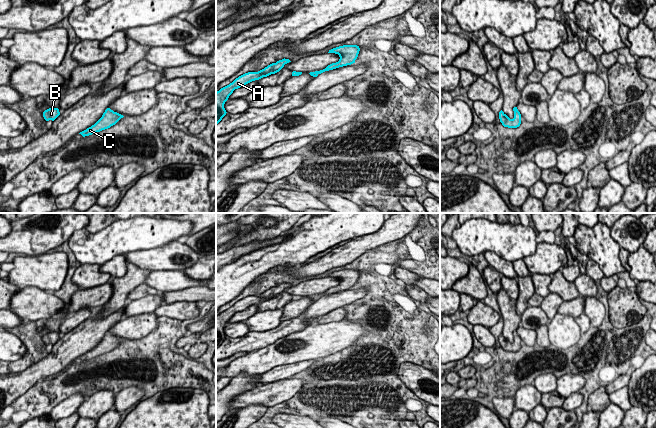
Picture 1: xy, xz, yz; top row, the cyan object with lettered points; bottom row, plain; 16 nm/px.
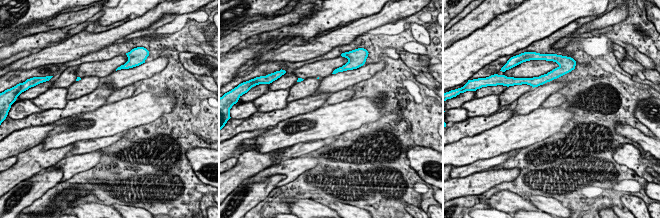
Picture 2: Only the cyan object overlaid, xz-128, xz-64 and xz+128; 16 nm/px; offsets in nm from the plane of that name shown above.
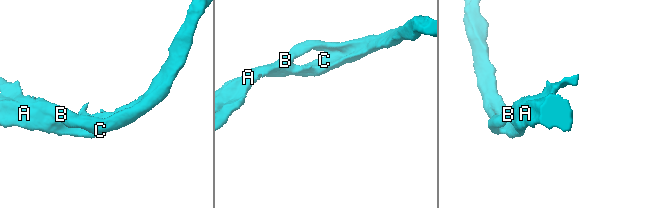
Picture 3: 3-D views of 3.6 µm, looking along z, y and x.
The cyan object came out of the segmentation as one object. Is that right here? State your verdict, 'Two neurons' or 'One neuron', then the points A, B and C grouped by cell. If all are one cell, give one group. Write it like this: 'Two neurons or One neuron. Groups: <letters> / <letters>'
One neuron. Groups: A B C

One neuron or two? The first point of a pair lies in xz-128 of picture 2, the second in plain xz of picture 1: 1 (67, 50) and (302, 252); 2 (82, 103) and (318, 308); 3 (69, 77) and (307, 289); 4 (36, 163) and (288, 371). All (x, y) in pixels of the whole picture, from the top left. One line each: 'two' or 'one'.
1: two
2: two
3: two
4: two

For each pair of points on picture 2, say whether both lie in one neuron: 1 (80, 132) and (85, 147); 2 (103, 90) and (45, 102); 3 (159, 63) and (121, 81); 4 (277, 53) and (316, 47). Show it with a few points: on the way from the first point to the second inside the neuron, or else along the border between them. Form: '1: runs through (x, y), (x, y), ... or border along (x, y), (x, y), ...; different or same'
1: border along (105, 136), (82, 139), (73, 144); different
2: border along (68, 100), (63, 107), (45, 109); different
3: runs through (150, 68), (130, 76); same
4: runs through (287, 52), (306, 50); same

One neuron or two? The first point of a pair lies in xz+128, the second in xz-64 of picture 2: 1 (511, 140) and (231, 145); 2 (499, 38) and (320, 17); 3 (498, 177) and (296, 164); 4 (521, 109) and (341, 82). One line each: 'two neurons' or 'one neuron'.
1: two neurons
2: one neuron
3: one neuron
4: one neuron

